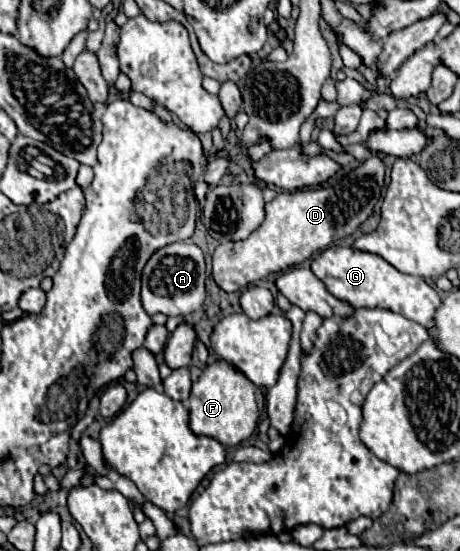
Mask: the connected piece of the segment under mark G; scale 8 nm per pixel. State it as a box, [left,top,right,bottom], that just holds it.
[311,247,441,331]

